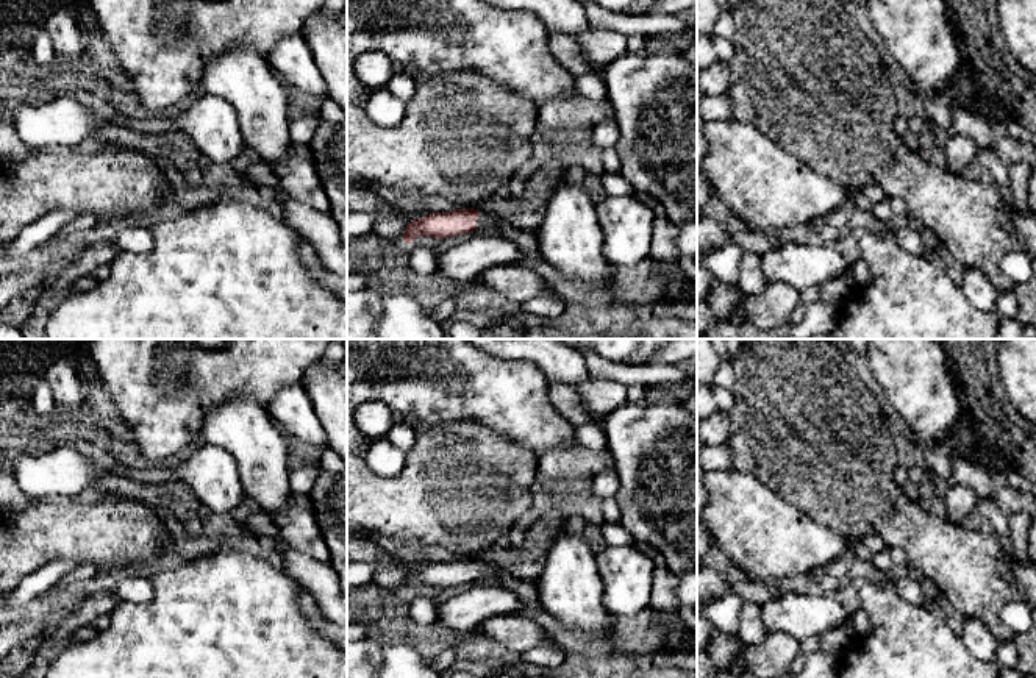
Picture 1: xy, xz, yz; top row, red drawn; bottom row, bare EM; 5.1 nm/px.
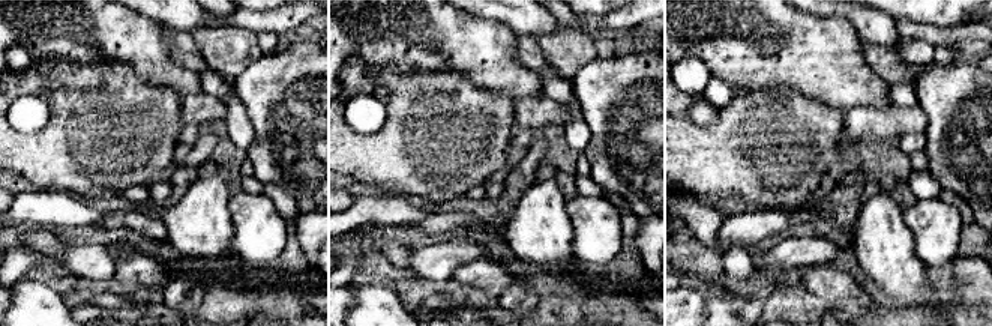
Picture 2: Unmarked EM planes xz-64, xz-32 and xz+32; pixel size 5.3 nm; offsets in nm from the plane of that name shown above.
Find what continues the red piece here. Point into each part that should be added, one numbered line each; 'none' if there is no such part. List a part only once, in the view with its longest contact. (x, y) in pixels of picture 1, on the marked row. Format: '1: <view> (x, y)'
1: xz (485, 221)

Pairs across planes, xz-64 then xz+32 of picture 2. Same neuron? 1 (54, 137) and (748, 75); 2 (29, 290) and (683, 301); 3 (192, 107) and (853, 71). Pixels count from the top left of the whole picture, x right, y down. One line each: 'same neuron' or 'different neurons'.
1: different neurons
2: different neurons
3: different neurons

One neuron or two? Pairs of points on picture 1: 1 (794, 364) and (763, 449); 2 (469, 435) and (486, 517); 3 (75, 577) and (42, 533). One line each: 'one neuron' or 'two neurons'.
1: one neuron
2: one neuron
3: two neurons

